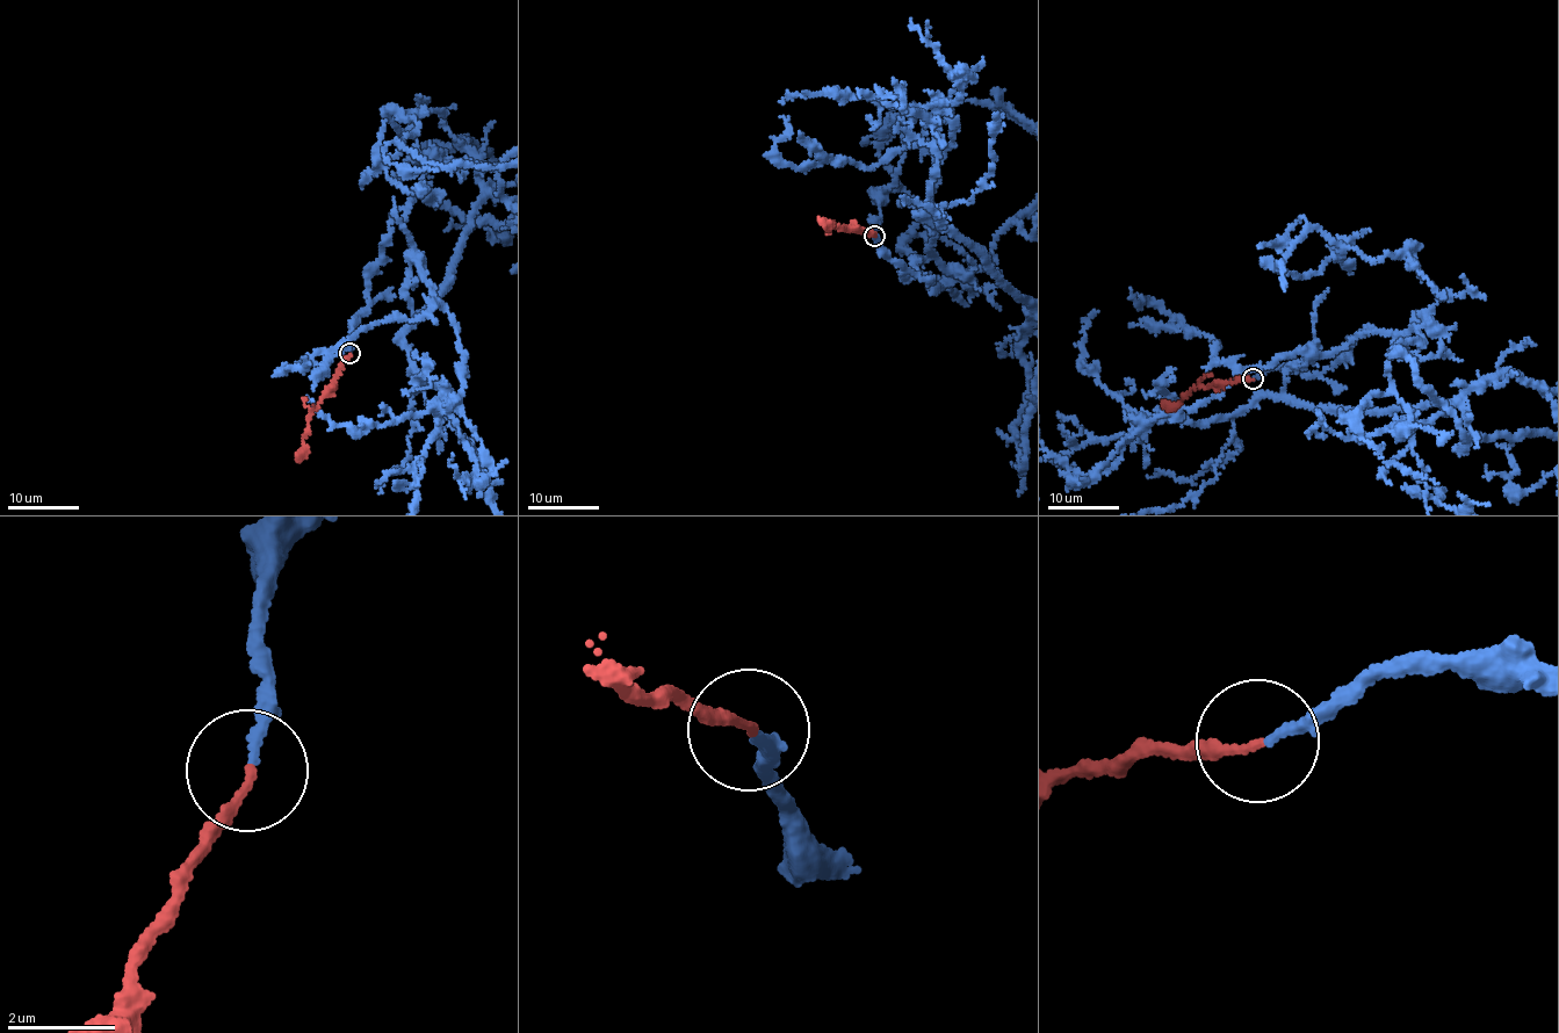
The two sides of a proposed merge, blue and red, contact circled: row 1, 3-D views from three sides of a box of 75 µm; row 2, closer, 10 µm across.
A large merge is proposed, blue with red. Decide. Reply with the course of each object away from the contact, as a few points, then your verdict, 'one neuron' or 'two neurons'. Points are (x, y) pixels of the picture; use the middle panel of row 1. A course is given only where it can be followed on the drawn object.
red via (874, 236), (828, 226), (823, 219) | one neuron

